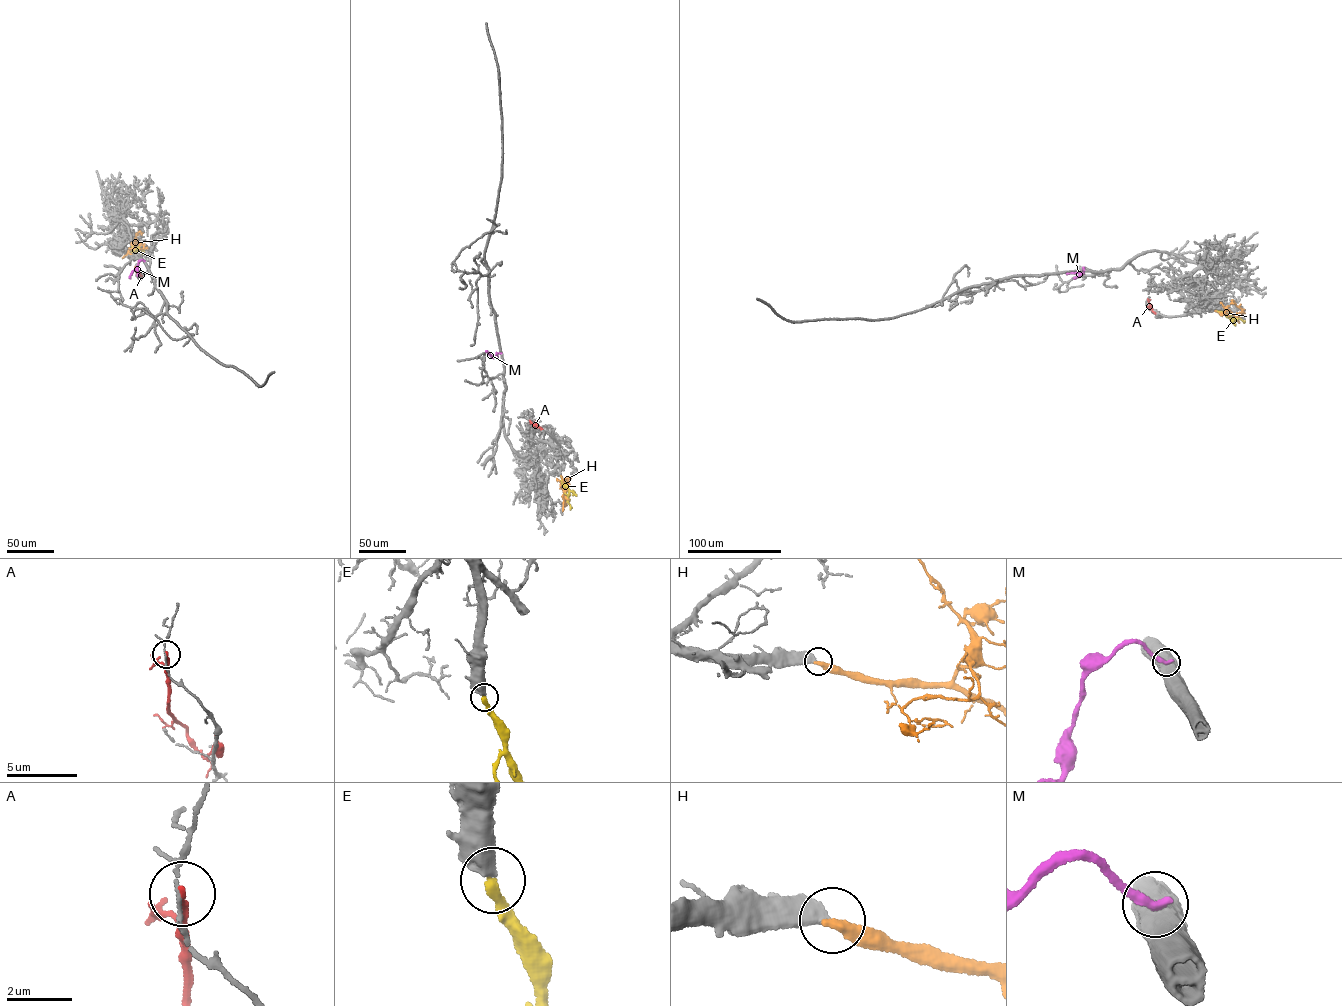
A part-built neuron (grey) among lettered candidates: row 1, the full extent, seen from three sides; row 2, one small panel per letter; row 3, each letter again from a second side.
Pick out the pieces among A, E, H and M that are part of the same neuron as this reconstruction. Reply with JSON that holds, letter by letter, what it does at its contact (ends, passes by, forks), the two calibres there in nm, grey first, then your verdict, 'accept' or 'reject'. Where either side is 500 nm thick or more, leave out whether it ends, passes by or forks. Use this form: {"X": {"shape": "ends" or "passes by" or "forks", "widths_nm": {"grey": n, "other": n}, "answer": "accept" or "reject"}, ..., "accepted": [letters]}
{"A": {"shape": "ends", "widths_nm": {"grey": 80, "other": 200}, "answer": "reject"}, "E": {"widths_nm": {"grey": 500, "other": 300}, "answer": "accept"}, "H": {"shape": "ends", "widths_nm": {"grey": 480, "other": 380}, "answer": "reject"}, "M": {"widths_nm": {"grey": 750, "other": 340}, "answer": "reject"}, "accepted": ["E"]}

